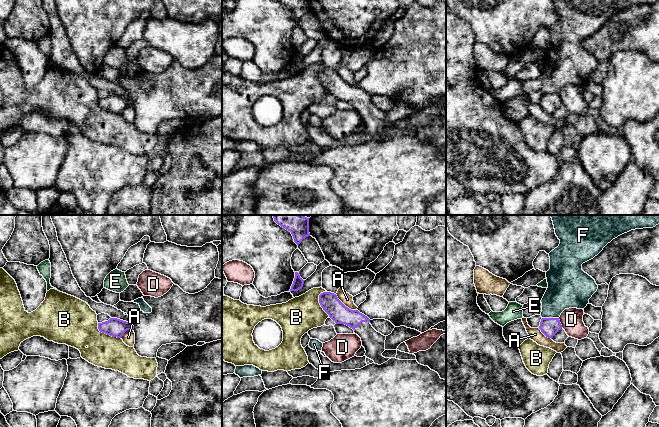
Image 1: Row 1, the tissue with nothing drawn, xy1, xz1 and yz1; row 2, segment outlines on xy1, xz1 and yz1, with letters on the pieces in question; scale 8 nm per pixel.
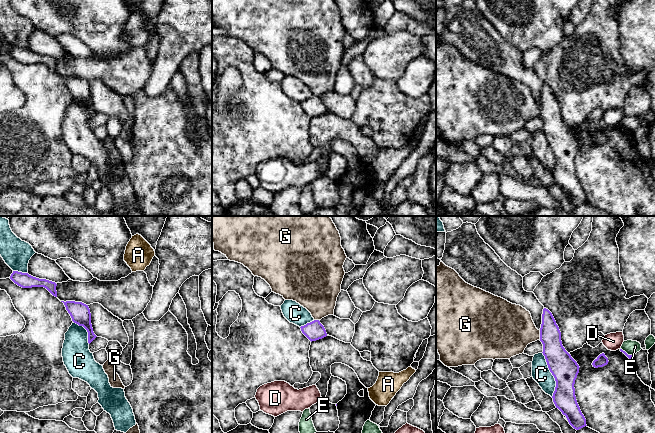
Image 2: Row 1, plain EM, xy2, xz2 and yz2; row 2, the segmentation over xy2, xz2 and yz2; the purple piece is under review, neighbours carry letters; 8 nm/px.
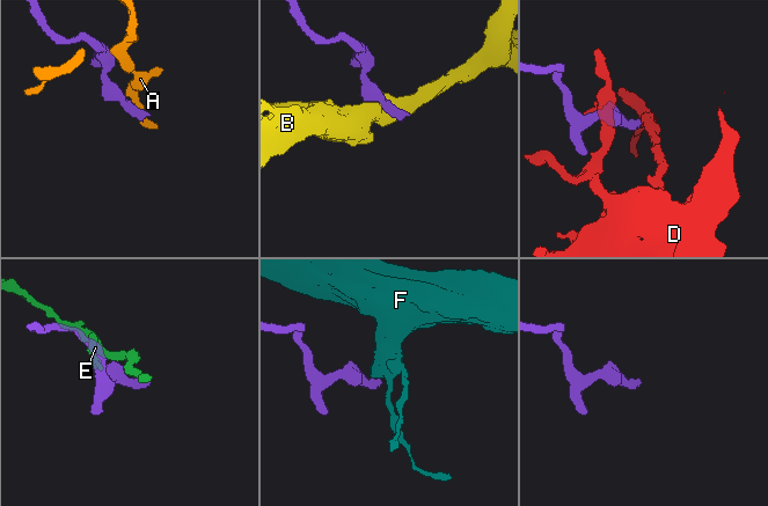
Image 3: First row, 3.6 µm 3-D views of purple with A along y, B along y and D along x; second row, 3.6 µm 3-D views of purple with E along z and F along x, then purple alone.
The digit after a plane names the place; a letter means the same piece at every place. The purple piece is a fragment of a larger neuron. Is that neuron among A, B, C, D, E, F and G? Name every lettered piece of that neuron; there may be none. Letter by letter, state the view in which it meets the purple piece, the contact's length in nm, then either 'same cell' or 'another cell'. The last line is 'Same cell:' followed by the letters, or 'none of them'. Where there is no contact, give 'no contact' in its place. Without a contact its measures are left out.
A: xz1 | 220 nm | another cell
B: xy1 | 220 nm | another cell
C: yz2 | 360 nm | another cell
D: yz1 | 90 nm | another cell
E: yz2 | 120 nm | another cell
F: yz1 | 140 nm | another cell
G: yz2 | 70 nm | another cell
Same cell: none of them

